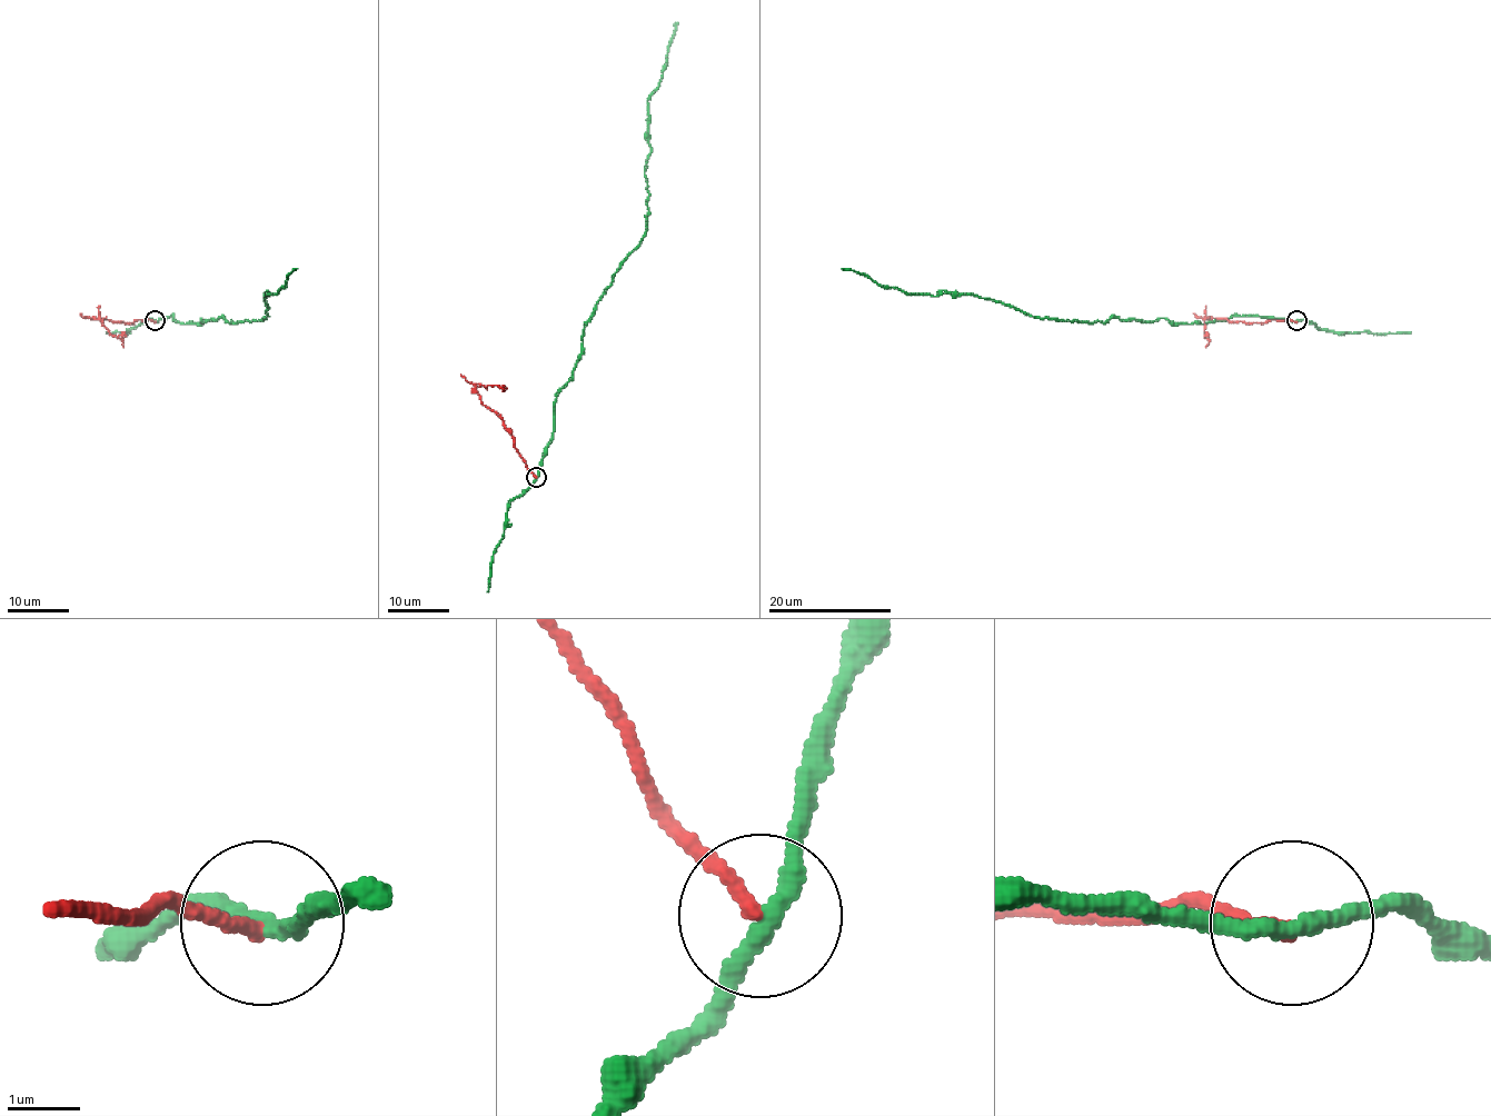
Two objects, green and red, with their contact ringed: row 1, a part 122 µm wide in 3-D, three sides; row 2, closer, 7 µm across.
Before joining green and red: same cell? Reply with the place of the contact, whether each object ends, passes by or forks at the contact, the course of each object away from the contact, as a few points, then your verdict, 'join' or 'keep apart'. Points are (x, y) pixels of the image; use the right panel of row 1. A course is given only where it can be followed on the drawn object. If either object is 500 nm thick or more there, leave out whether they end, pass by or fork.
at (1296, 320); green passes by; red ends there; green runs (1296, 321), (1034, 318), (974, 295), (917, 295), (842, 268); red runs (1296, 321), (1202, 319), (1204, 337), (1209, 341), (1205, 347); keep apart

